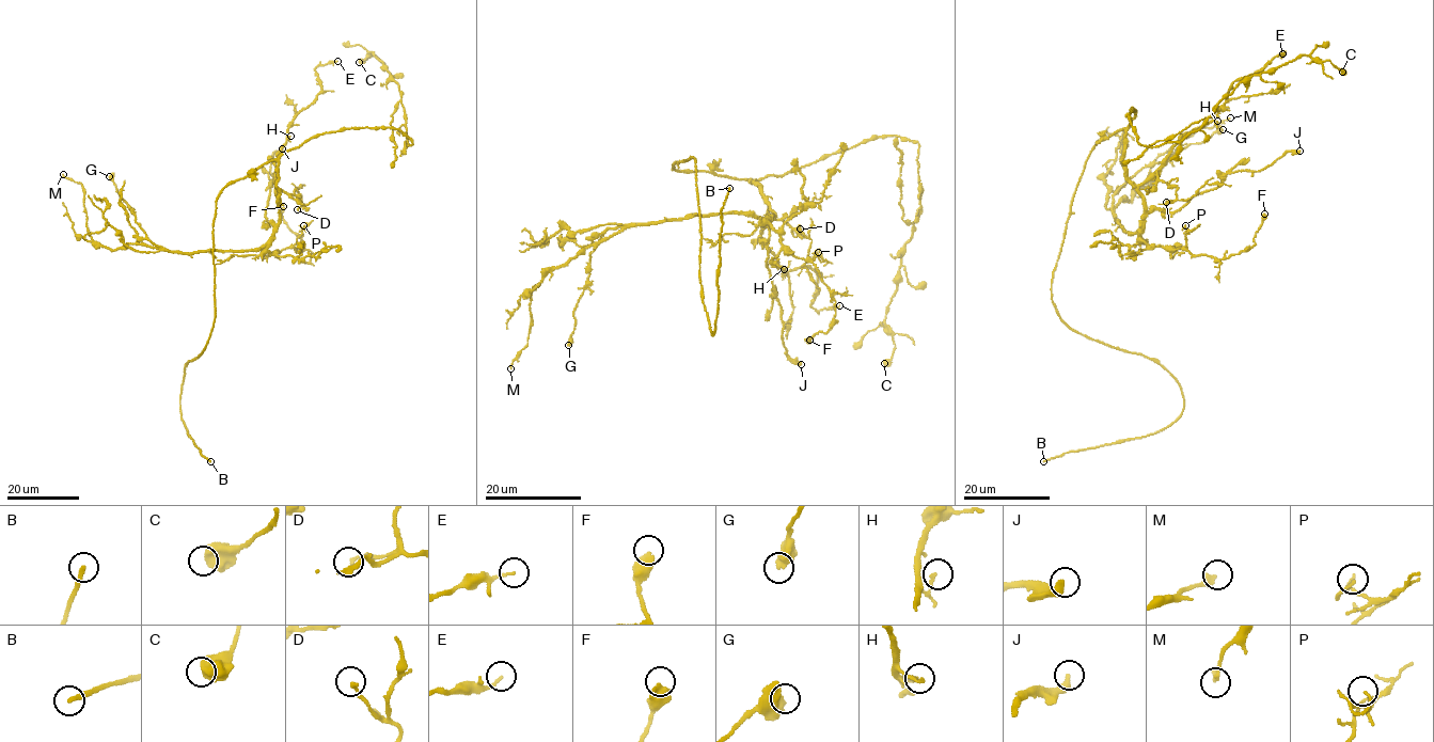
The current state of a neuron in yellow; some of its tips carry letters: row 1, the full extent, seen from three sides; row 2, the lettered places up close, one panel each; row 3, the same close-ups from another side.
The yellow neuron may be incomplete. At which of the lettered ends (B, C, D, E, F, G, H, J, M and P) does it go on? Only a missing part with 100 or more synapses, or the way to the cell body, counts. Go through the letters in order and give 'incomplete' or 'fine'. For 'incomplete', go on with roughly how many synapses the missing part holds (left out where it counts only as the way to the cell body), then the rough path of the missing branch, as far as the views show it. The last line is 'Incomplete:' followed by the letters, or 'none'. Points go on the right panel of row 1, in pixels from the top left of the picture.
B: incomplete
C: fine
D: fine
E: fine
F: fine
G: fine
H: fine
J: fine
M: fine
P: fine
Incomplete: B

